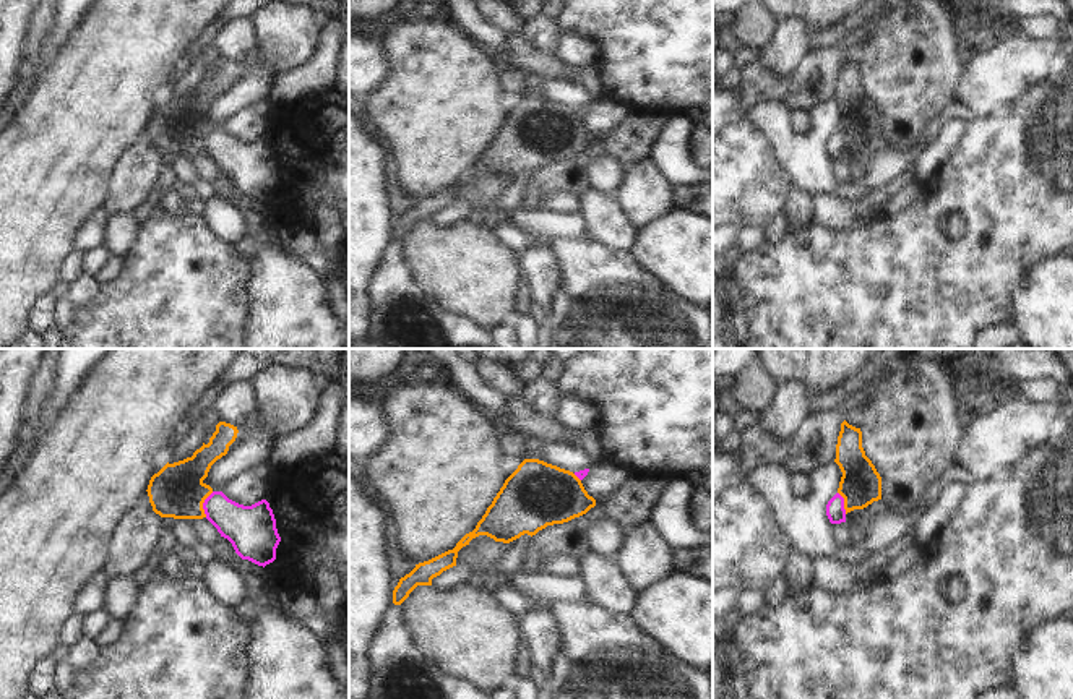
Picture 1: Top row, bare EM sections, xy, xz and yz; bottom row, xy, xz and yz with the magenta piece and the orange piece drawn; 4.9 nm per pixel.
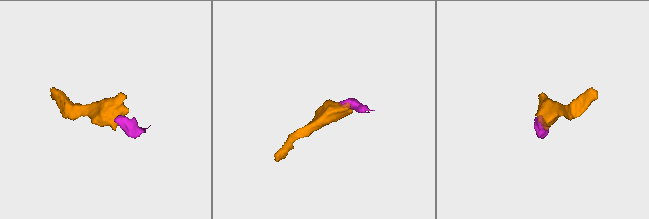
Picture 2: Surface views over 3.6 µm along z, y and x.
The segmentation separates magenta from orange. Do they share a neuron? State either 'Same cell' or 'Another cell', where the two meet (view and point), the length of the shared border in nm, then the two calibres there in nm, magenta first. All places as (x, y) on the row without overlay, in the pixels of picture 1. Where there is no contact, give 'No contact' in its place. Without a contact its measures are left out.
Another cell. Touches magenta at xy (203, 141). Shared border 130 nm. Thickness 220 nm (magenta) against 260 nm

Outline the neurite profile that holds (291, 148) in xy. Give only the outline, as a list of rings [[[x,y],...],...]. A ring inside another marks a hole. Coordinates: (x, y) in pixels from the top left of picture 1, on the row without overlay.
[[[295,131],[284,136],[265,136],[274,139],[273,151],[276,161],[282,159],[287,169],[300,169],[304,174],[315,172],[317,165],[307,161],[310,149]]]

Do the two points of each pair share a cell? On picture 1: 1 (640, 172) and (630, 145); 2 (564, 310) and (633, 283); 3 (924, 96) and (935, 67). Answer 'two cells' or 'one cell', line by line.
1: two cells
2: one cell
3: one cell

